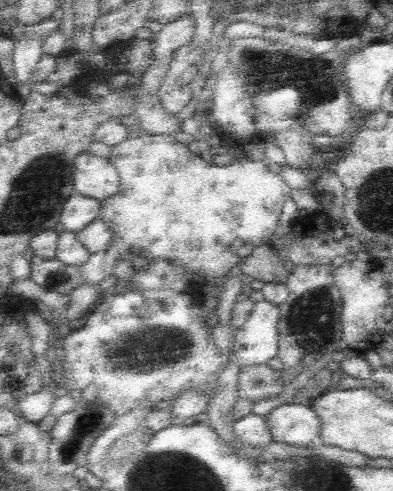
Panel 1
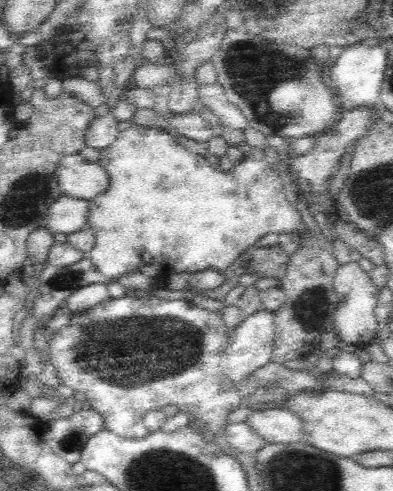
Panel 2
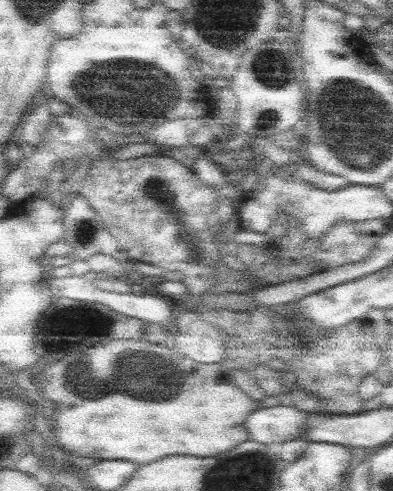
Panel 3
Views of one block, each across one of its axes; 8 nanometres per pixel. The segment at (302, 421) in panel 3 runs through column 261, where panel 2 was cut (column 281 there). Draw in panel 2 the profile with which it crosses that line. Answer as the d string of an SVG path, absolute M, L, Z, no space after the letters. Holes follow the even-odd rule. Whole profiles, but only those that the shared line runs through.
M288 408L256 410L246 424L262 436L266 444L290 444L304 440L304 420Z

